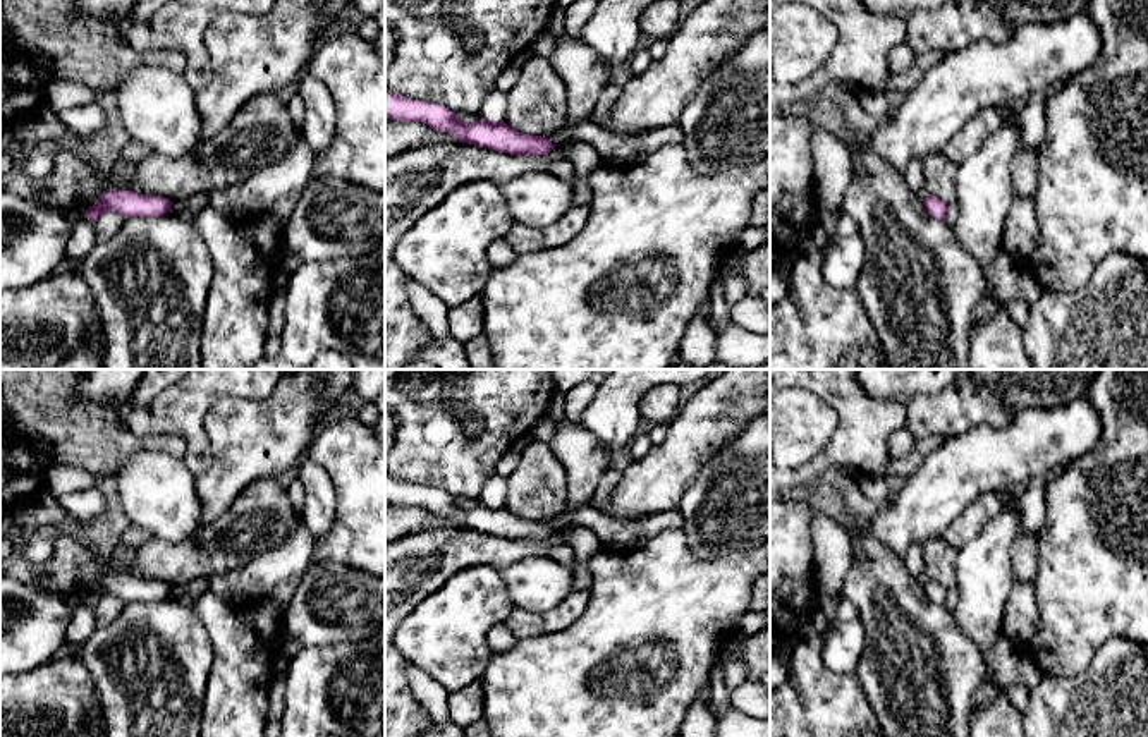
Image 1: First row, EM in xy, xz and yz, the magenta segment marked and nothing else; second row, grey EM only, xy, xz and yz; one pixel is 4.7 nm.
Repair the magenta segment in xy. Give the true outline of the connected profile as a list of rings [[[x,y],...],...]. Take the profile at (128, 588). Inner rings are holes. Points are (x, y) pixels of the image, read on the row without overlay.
[[[107,574],[98,582],[98,586],[86,594],[84,603],[95,606],[105,596],[115,596],[124,603],[158,603],[172,596],[172,586],[156,579],[137,579],[134,576]]]

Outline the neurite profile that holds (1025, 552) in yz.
[[[1019,534],[1012,546],[1014,581],[1035,584],[1038,569],[1038,534]]]

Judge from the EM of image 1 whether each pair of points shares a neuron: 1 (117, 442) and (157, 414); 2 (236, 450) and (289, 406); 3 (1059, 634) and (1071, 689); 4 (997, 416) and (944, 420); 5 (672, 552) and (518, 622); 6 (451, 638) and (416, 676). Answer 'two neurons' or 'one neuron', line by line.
1: two neurons
2: one neuron
3: two neurons
4: one neuron
5: two neurons
6: two neurons

